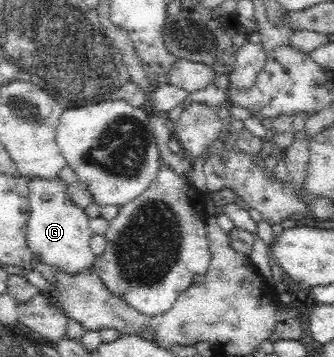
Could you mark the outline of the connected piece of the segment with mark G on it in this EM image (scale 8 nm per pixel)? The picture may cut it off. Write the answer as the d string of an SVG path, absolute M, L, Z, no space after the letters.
M30 178L29 218L27 221L27 246L32 252L31 265L43 263L50 269L63 270L65 274L87 271L95 265L97 256L92 251L90 240L93 236L89 228L91 219L86 212L67 196L63 179Z

